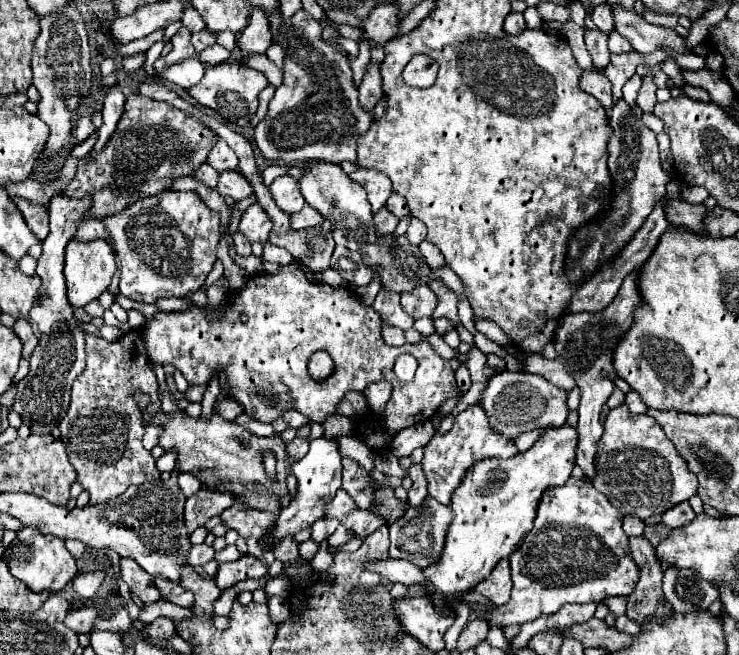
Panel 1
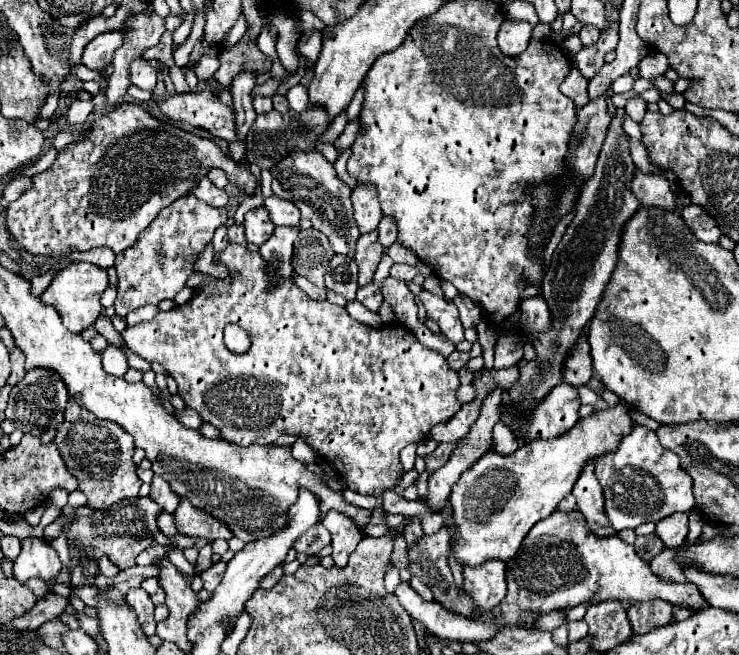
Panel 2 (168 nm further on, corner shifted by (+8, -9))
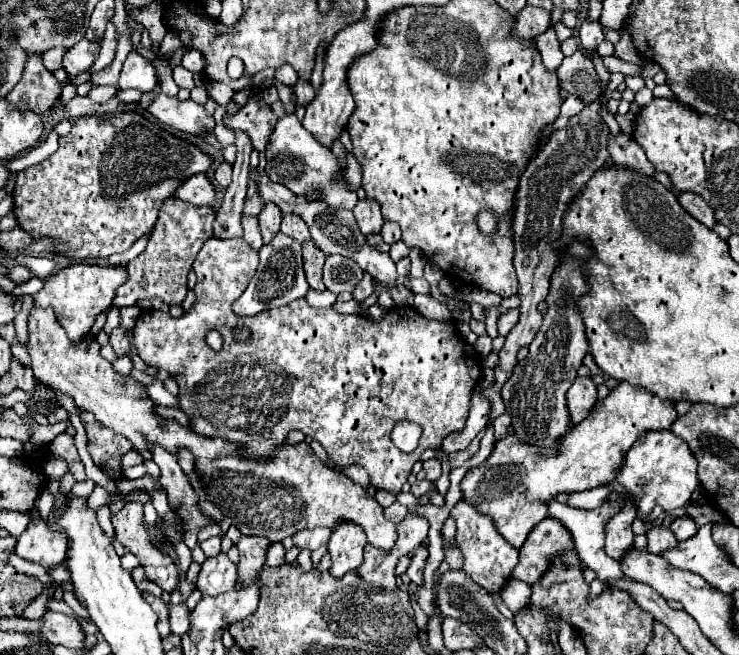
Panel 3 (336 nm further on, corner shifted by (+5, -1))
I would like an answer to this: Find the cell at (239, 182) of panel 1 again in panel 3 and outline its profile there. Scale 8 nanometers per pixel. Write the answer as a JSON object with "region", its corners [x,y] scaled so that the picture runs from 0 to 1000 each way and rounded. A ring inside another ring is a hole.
{"region":[[[276,264],[260,267],[257,273],[252,273],[238,292],[235,301],[254,307],[260,313],[287,313],[290,310],[290,285],[287,279],[279,273]]]}

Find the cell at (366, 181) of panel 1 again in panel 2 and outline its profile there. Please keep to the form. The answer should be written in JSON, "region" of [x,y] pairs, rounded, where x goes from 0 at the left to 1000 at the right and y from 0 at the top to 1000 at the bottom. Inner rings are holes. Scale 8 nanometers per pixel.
{"region":[[[486,279],[475,295],[475,307],[478,307],[480,337],[486,344],[486,353],[488,356],[507,353],[510,344],[513,344],[513,334],[518,331],[507,282]]]}

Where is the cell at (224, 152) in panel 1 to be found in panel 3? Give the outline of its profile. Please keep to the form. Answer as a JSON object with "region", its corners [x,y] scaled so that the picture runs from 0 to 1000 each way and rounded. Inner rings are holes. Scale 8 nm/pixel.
{"region":[[[298,249],[298,252],[292,255],[290,273],[292,273],[292,279],[295,279],[298,285],[306,289],[306,285],[314,279],[314,255],[311,255],[309,249]]]}

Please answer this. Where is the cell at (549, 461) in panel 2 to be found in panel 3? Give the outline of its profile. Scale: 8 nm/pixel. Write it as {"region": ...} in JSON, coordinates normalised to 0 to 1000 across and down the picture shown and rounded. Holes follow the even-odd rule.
{"region":[[[842,582],[820,609],[804,618],[793,643],[777,649],[777,655],[760,667],[758,692],[752,695],[750,689],[712,679],[696,664],[671,673],[660,704],[631,722],[625,756],[633,768],[641,768],[647,780],[666,789],[682,823],[704,838],[723,802],[742,789],[739,768],[750,762],[750,756],[796,750],[828,737],[844,707],[847,689],[877,658],[907,655],[915,640],[917,631],[909,612]]]}

